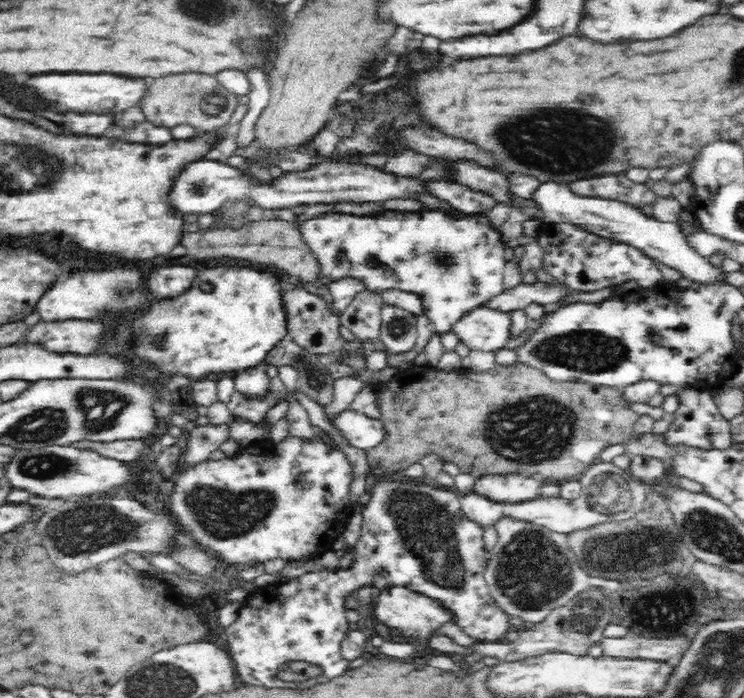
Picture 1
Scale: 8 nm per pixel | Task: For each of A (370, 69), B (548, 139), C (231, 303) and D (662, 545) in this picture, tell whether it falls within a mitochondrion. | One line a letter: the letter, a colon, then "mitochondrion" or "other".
A: other
B: mitochondrion
C: other
D: mitochondrion

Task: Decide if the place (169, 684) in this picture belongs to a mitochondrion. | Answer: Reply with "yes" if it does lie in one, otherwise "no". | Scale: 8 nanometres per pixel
yes

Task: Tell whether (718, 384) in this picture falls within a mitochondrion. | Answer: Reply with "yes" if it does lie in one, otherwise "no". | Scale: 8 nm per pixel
no

